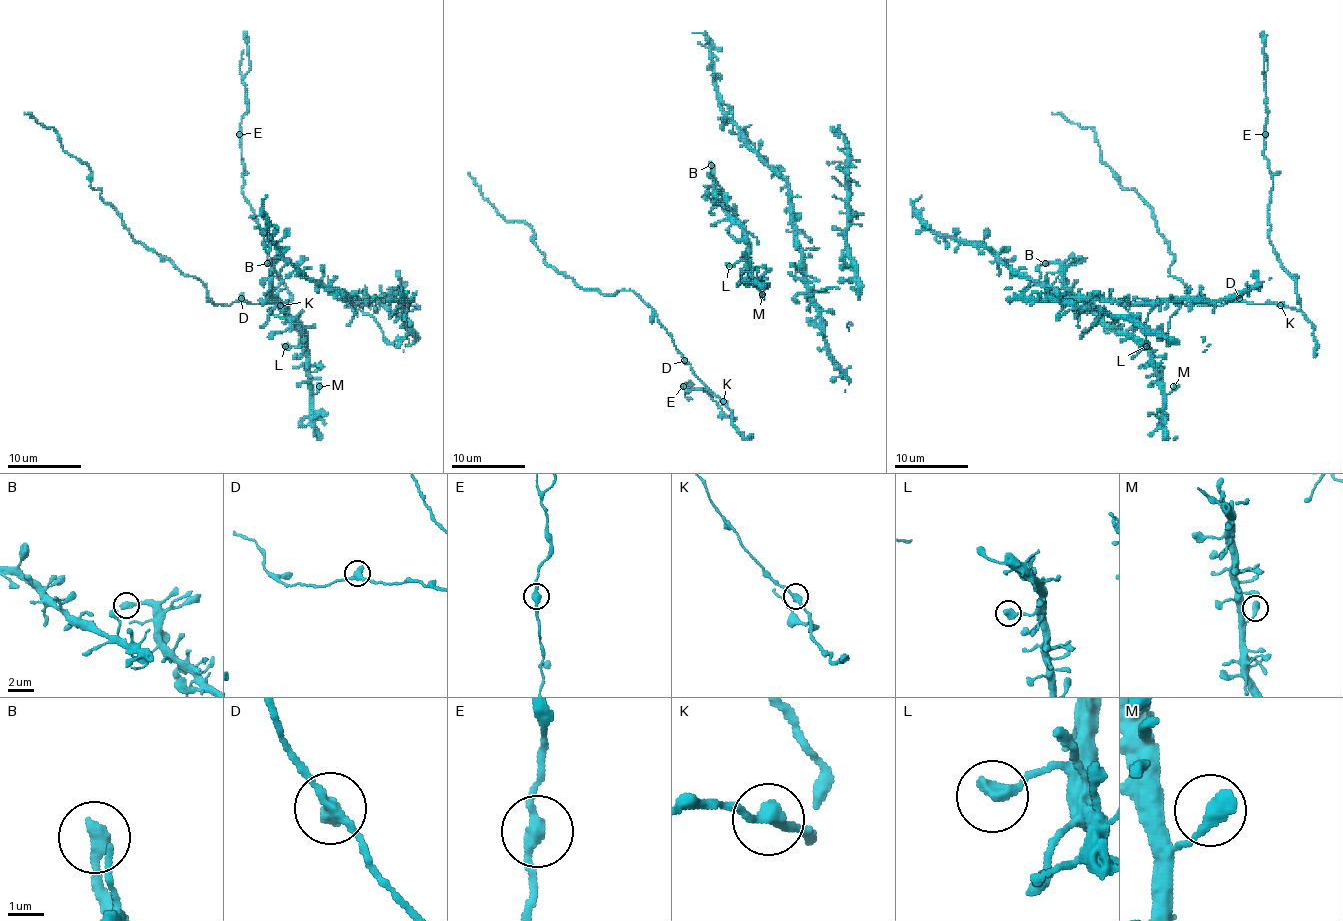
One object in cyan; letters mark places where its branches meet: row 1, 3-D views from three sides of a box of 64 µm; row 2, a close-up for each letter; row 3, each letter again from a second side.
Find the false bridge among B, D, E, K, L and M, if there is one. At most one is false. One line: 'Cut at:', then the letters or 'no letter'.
Cut at: no letter

